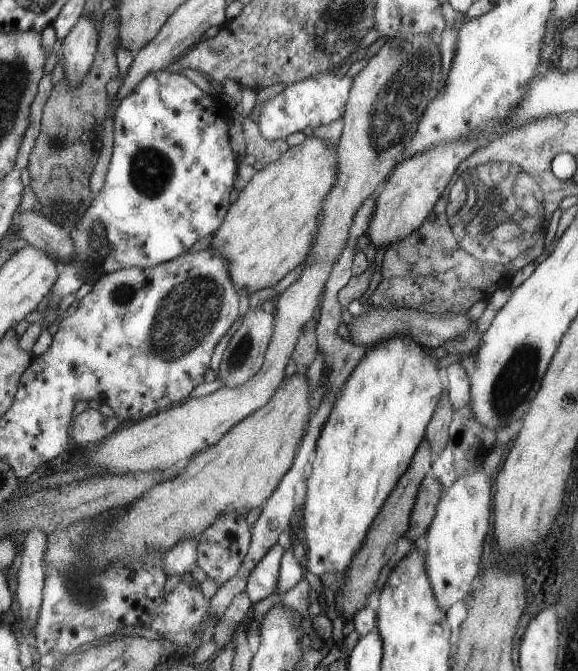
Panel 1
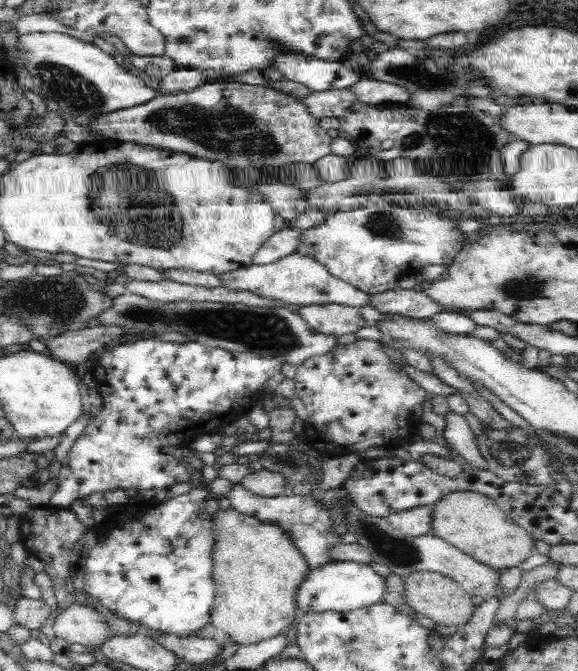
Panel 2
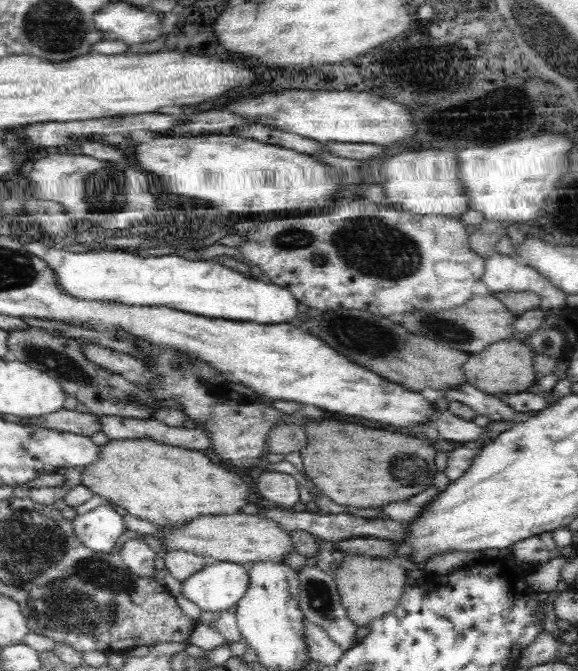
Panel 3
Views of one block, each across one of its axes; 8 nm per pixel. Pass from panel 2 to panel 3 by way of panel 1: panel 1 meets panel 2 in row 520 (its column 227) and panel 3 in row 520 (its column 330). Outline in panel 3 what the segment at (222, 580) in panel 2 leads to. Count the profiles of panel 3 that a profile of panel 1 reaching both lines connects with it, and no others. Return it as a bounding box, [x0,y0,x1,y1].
[80,438,250,526]

